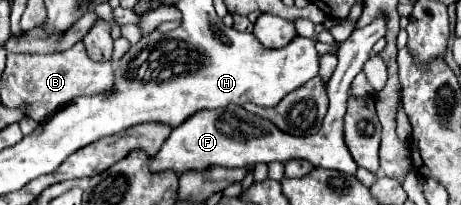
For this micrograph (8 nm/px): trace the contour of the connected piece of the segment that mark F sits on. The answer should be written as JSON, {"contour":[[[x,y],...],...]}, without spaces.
{"contour":[[[376,16],[368,26],[358,28],[352,32],[352,36],[340,44],[338,50],[338,66],[326,86],[330,108],[324,116],[322,128],[314,136],[288,136],[282,134],[272,122],[266,122],[264,118],[258,118],[254,114],[248,114],[242,106],[230,104],[222,110],[202,110],[202,114],[194,114],[190,122],[184,122],[184,126],[178,126],[170,132],[168,140],[162,144],[160,152],[150,162],[150,172],[166,172],[172,170],[178,176],[184,172],[204,172],[212,166],[222,168],[240,168],[240,166],[254,166],[254,164],[270,164],[270,162],[288,162],[288,160],[308,160],[314,168],[328,168],[338,170],[344,174],[356,174],[358,166],[354,158],[348,152],[348,146],[344,142],[344,114],[346,114],[346,102],[350,92],[350,82],[354,76],[362,70],[362,64],[366,58],[370,58],[372,46],[376,40],[386,36],[386,16]]]}

